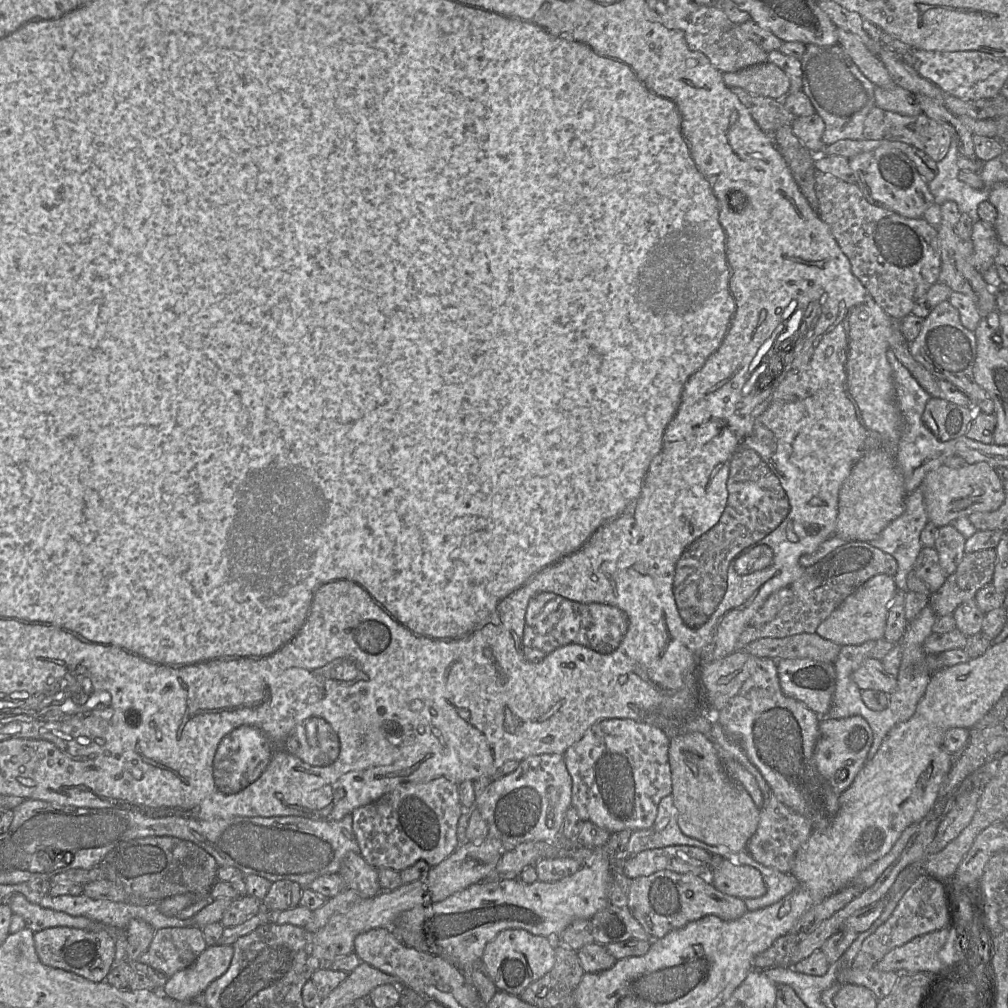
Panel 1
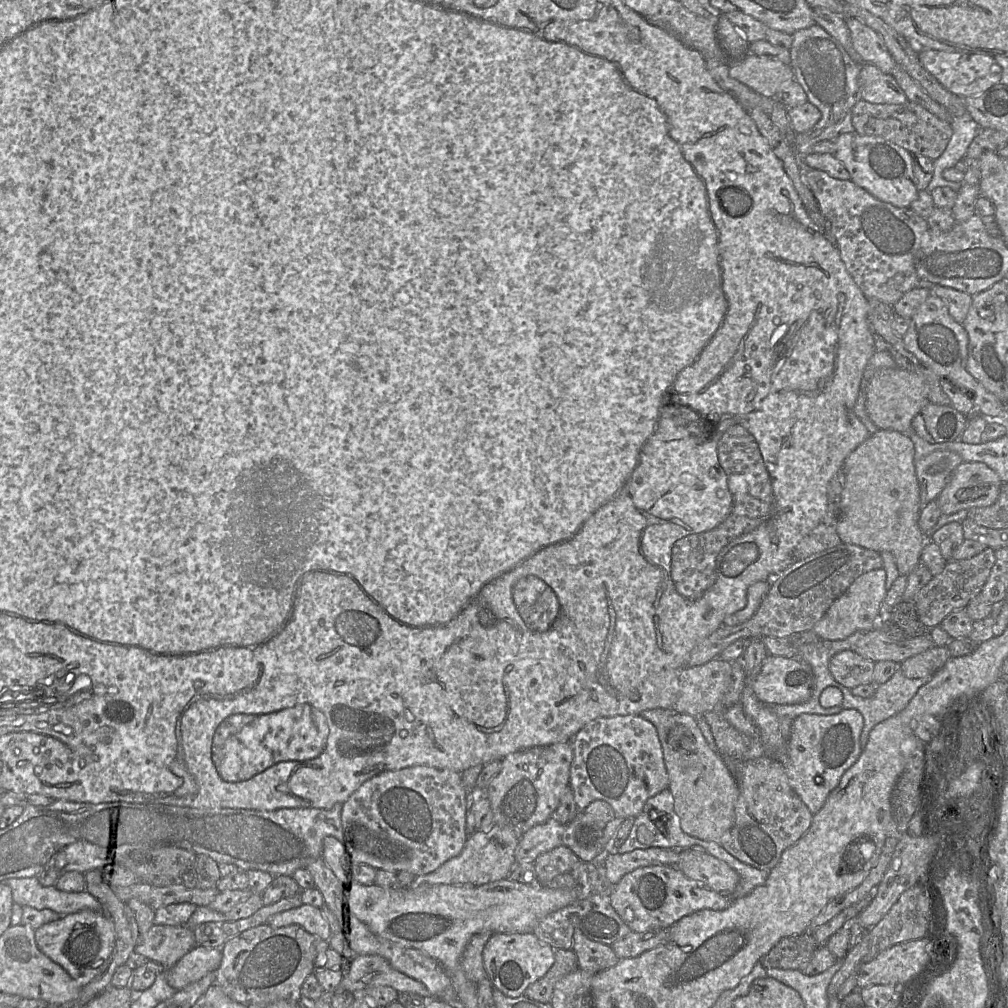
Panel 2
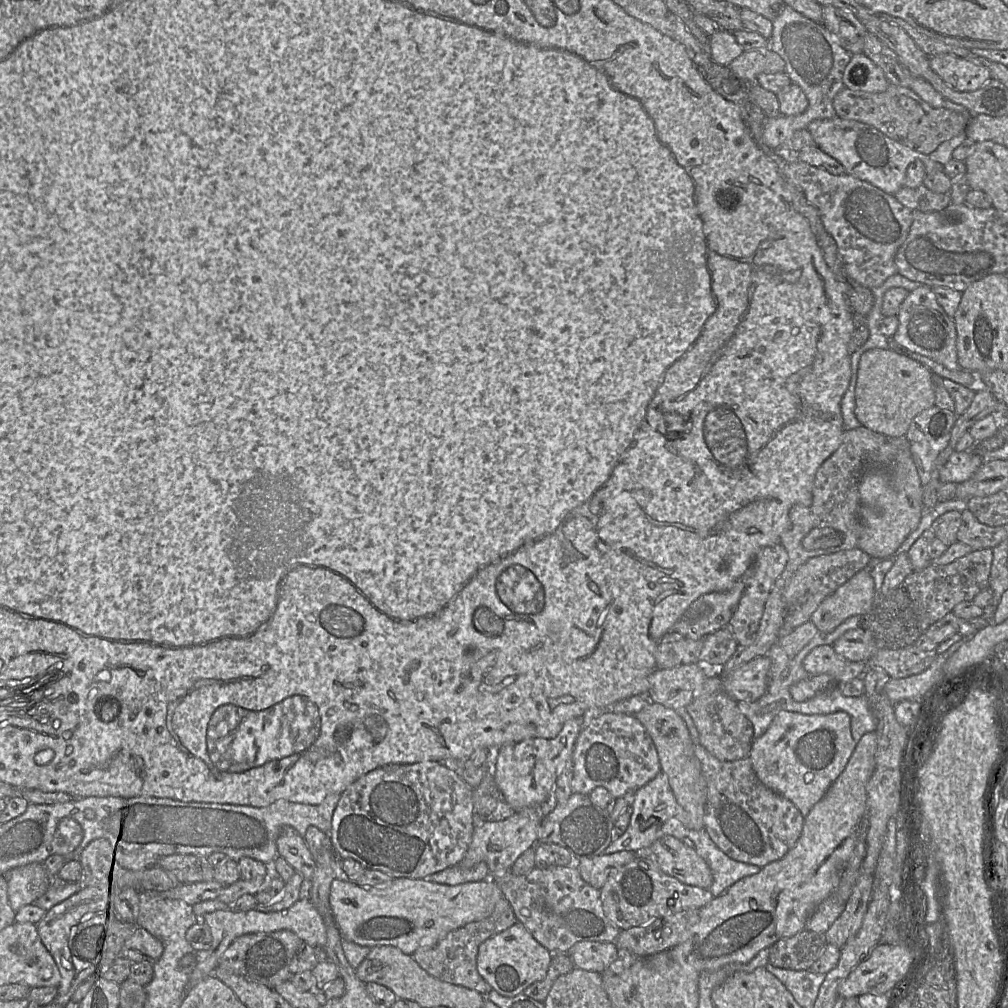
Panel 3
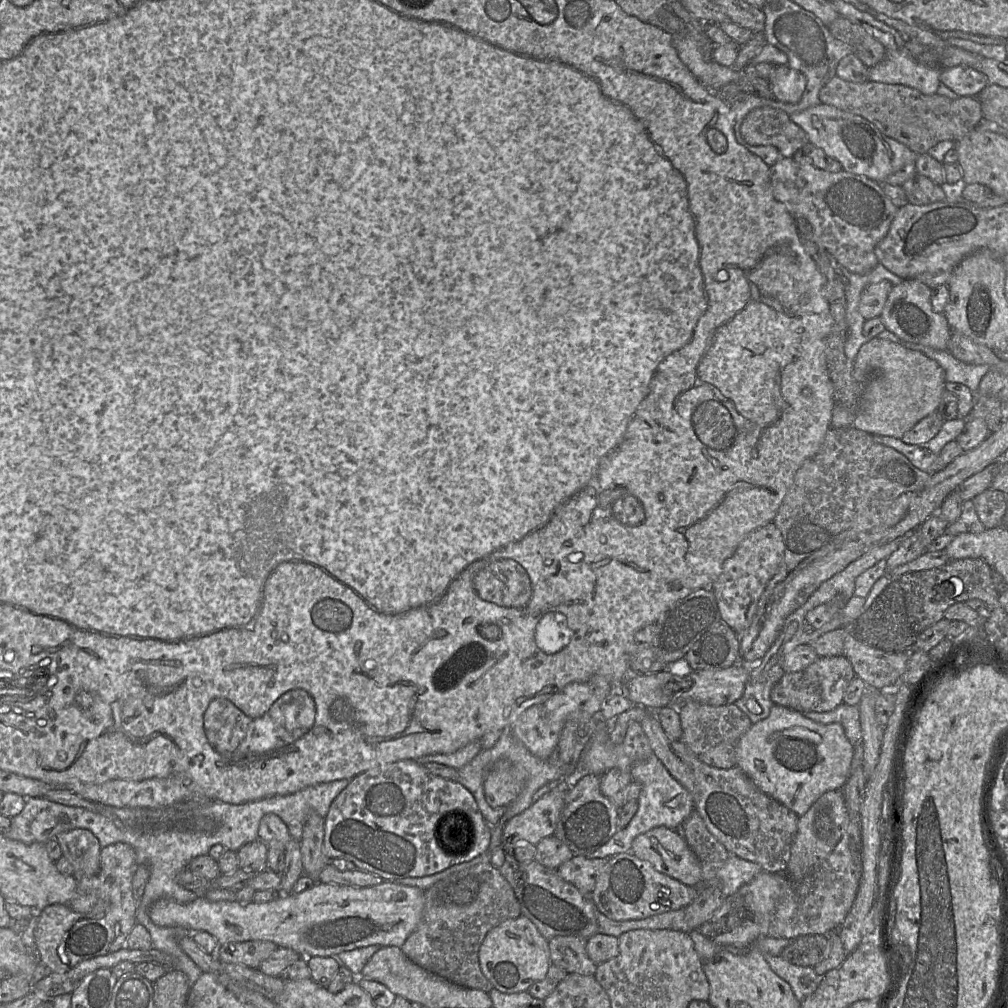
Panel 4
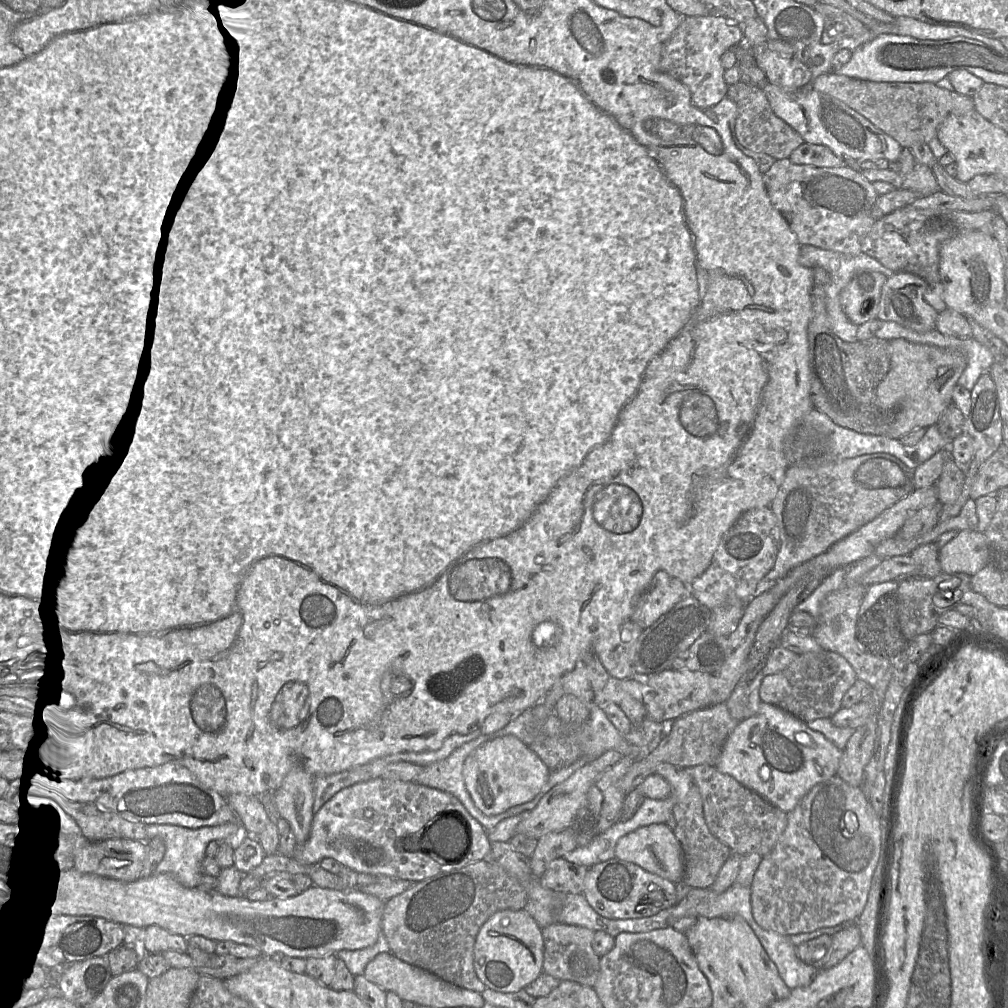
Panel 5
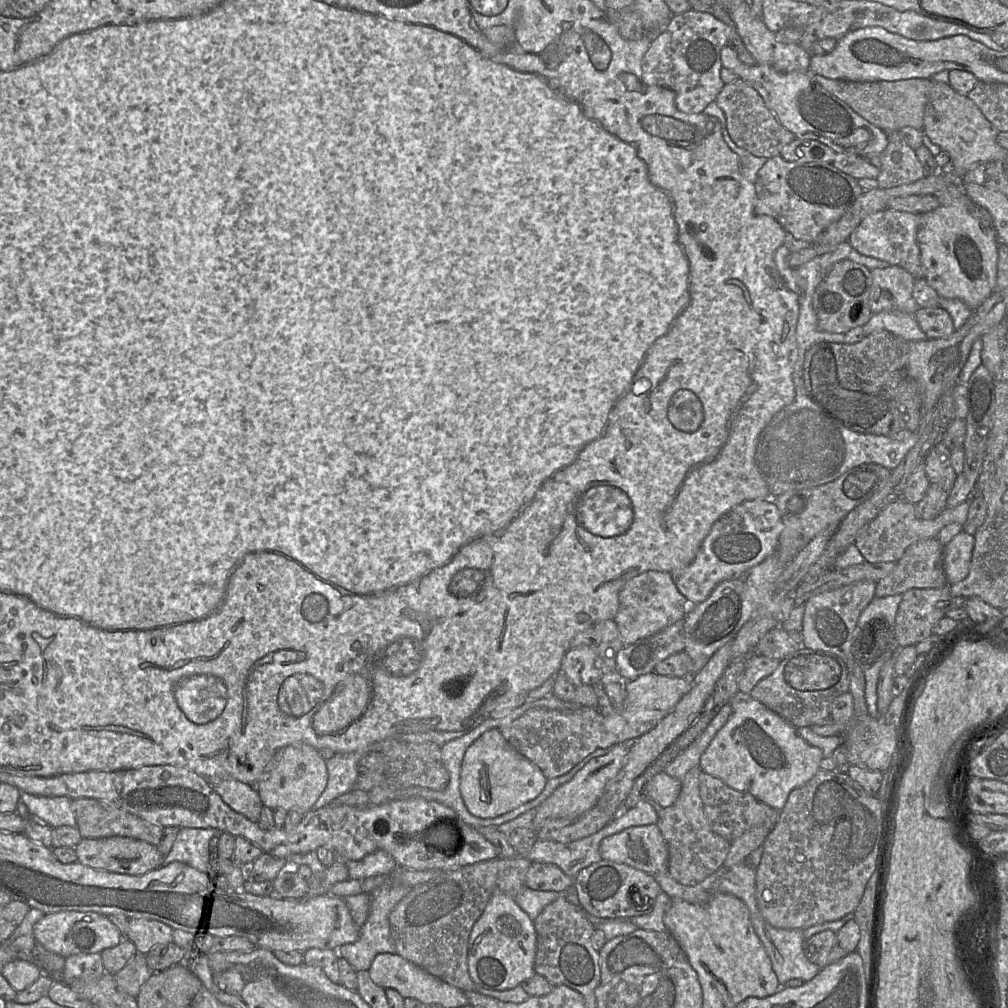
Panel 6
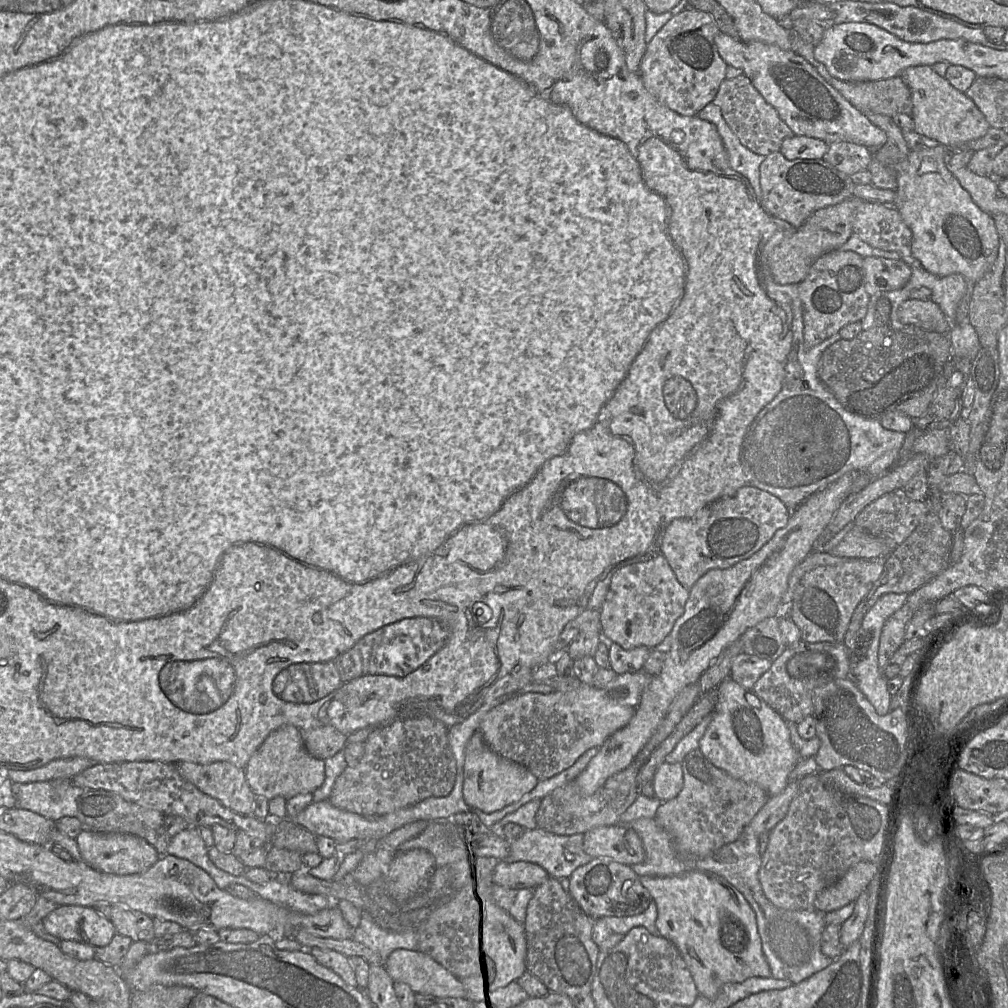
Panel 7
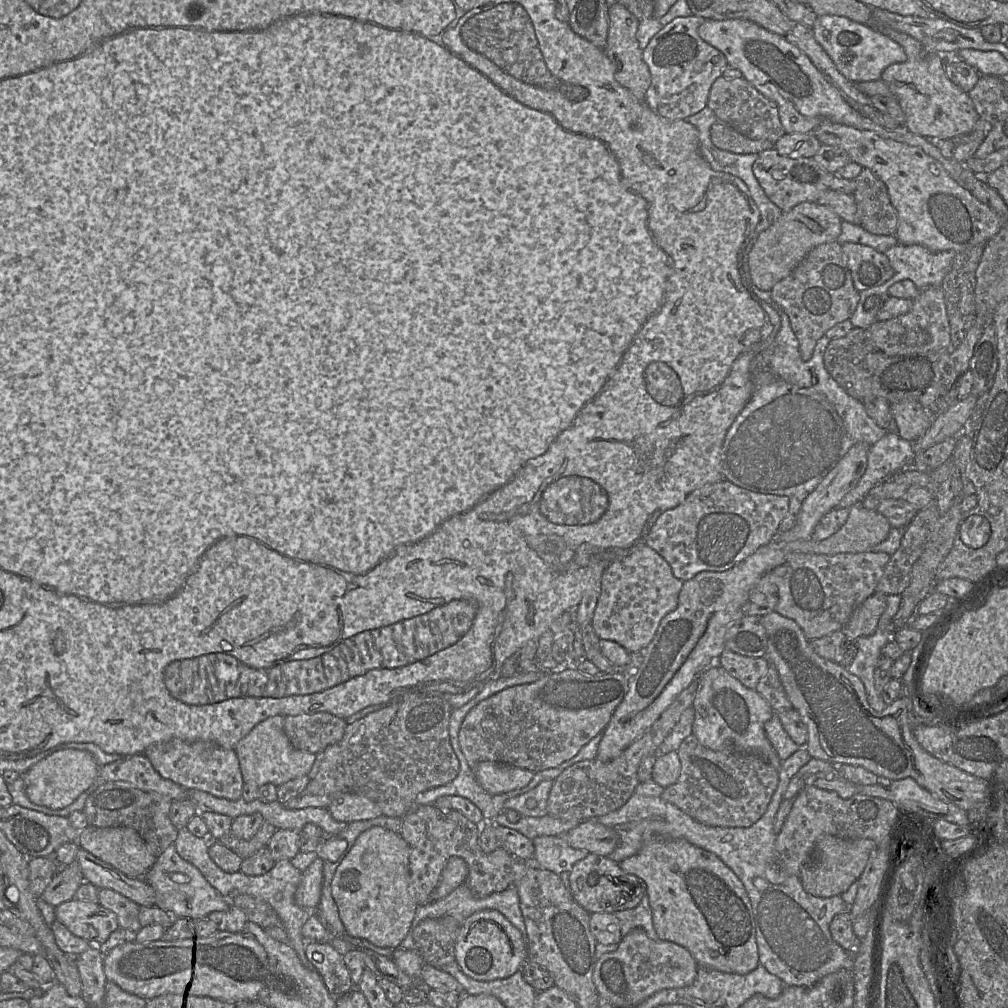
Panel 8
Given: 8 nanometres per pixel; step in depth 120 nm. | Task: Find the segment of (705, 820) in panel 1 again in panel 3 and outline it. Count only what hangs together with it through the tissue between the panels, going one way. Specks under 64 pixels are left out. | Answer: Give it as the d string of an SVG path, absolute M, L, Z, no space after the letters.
M650 703L634 715L651 736L659 757L661 771L667 777L677 803L683 808L683 824L693 830L704 829L707 800L706 781L695 756L695 745L682 717L672 708Z

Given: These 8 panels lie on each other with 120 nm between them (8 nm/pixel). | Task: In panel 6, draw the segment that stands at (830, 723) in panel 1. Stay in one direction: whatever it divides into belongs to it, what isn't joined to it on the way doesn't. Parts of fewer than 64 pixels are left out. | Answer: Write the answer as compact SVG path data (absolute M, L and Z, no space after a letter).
M738 691L729 703L731 716L701 755L699 766L729 787L748 792L781 811L791 791L803 786L820 769L822 750L808 744L794 725L750 694Z

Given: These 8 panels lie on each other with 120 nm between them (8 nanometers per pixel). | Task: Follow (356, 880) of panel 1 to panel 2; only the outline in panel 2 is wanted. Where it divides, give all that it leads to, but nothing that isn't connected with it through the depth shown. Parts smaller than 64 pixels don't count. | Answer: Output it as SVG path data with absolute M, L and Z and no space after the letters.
M333 836L324 838L319 860L334 874L339 885L350 885L355 881L353 876L354 862L343 843Z

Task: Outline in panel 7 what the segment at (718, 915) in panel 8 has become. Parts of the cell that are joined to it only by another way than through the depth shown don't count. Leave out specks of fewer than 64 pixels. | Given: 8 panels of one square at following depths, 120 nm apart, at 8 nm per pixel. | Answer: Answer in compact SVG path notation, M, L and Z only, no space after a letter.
M699 871L683 875L641 876L641 883L656 902L656 927L662 937L675 945L682 955L700 996L714 999L726 983L743 982L751 977L772 977L763 954L756 916L742 893L722 876Z

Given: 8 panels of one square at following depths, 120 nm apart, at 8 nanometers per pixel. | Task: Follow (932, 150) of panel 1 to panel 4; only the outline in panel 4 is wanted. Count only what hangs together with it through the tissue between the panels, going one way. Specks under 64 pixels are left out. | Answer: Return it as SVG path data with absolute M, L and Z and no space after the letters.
M837 75L819 93L822 103L861 116L884 135L897 140L917 154L925 154L937 143L957 141L975 129L983 118L977 97L959 96L951 99L938 93L926 95L902 84L866 81L855 83Z

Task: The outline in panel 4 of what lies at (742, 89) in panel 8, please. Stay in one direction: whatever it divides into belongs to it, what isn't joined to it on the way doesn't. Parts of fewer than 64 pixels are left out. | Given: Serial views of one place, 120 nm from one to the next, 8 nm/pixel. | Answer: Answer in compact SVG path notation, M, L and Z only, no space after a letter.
M758 107L751 110L740 125L740 133L749 145L774 146L787 158L792 158L798 149L810 142L806 132L792 122L786 112L773 107Z

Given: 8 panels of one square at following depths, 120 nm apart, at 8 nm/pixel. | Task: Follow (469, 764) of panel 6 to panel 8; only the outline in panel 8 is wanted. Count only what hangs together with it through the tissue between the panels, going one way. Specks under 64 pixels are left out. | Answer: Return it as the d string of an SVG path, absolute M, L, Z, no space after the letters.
M482 761L472 771L477 782L490 794L503 794L527 786L534 772L492 761Z

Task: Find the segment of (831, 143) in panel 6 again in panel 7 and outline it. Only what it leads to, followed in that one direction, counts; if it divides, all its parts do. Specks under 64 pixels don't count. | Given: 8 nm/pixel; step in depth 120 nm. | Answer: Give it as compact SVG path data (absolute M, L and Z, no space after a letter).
M719 31L714 43L721 58L727 65L740 68L763 98L778 112L780 118L788 125L795 135L821 139L828 145L834 142L850 142L878 150L887 141L885 131L875 126L860 110L846 100L836 89L821 77L814 66L793 50L783 50L774 44L761 41L744 42Z

